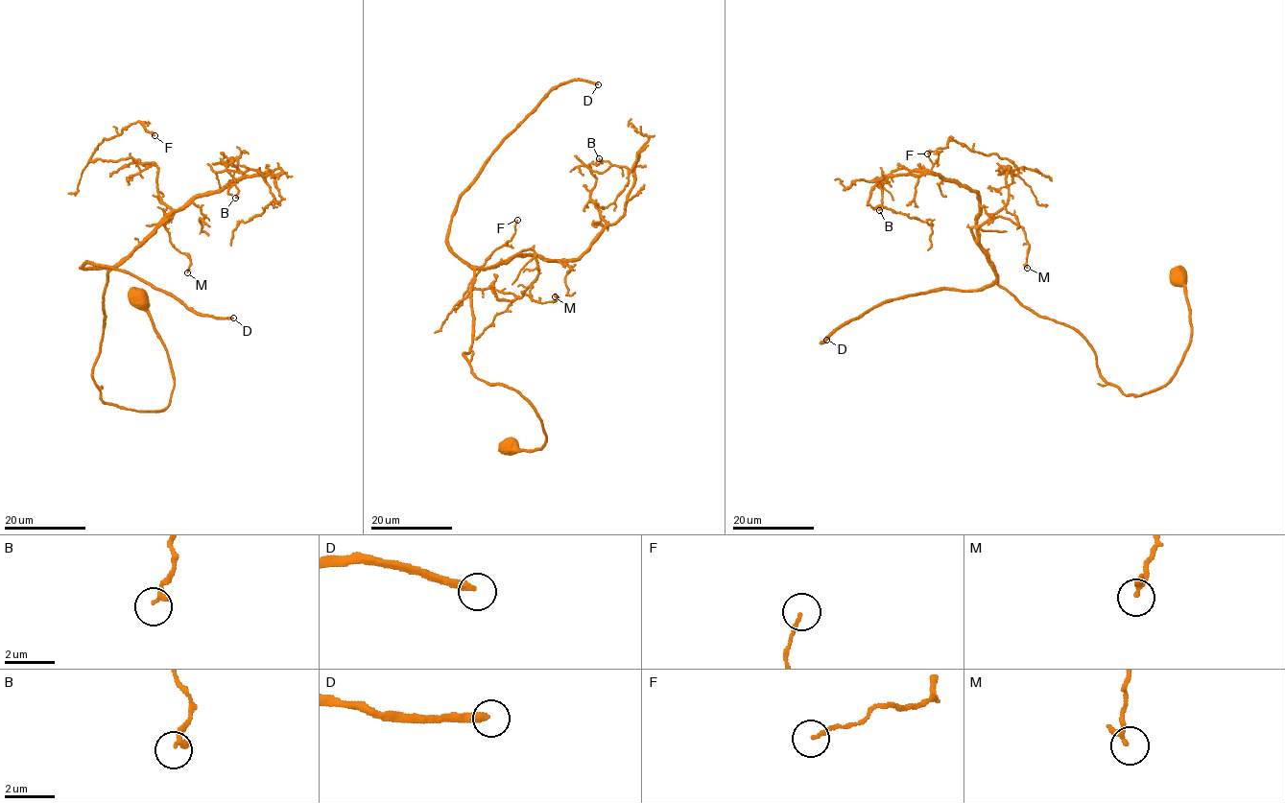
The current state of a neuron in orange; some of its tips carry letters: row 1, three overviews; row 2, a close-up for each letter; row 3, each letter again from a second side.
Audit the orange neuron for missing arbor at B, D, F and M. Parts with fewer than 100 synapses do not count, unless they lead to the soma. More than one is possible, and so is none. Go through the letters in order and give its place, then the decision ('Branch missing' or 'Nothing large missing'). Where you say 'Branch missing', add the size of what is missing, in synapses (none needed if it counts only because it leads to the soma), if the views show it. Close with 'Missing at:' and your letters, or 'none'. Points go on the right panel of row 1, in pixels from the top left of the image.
B: Place: (879, 210). Nothing large missing
D: Place: (826, 340). Branch missing. Roughly 400 synapses
F: Place: (927, 153). Nothing large missing
M: Place: (1027, 268). Nothing large missing
Missing at: D

